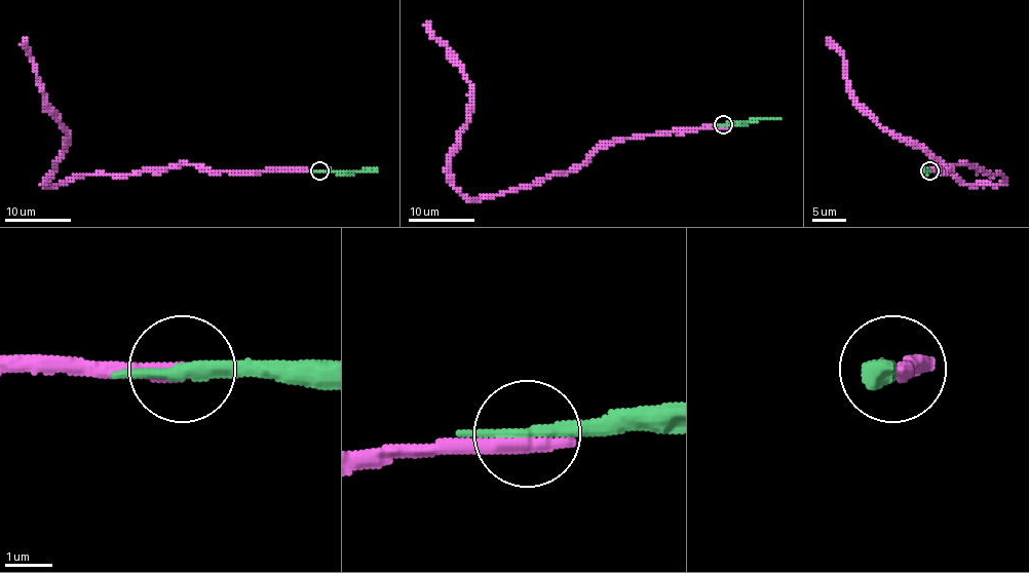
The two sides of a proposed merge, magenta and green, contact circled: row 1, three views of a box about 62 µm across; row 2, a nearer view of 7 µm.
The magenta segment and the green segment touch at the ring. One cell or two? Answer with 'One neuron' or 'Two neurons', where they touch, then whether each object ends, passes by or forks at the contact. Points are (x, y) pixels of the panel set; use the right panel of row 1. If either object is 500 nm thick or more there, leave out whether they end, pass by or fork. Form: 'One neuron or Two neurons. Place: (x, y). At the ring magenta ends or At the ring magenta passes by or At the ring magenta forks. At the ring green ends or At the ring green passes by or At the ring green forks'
One neuron. Place: (929, 170). At the ring magenta ends. At the ring green passes by

